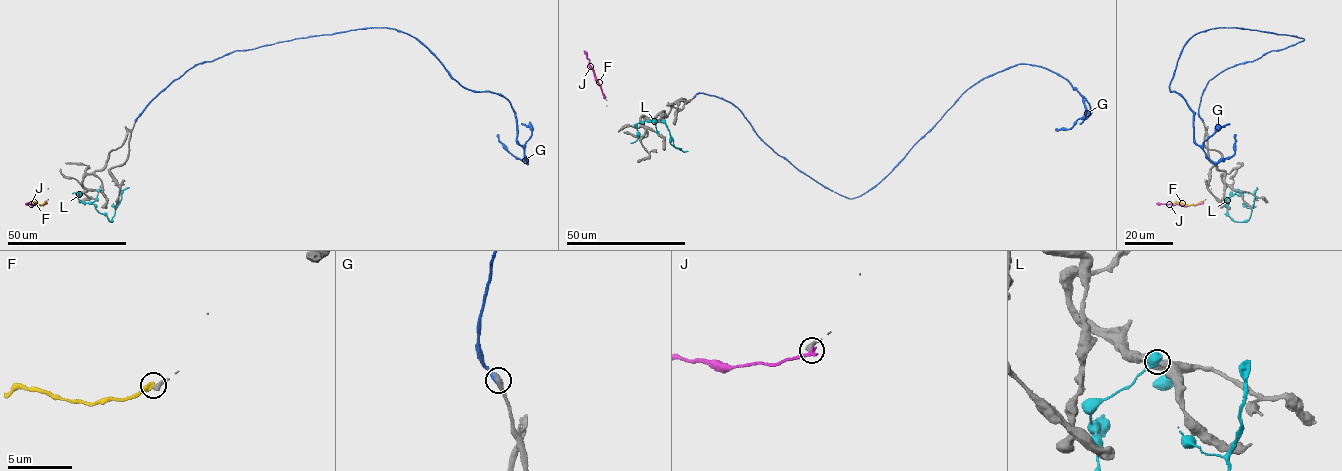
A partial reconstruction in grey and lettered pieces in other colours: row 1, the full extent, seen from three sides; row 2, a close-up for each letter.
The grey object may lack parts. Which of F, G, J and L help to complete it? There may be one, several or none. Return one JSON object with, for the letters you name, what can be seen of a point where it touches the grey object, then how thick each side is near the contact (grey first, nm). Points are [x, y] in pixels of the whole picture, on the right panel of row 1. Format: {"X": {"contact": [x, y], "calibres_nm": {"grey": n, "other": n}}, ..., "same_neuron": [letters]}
{"G": {"contact": [1202, 120], "calibres_nm": {"grey": 440, "other": 480}}, "same_neuron": ["G"]}

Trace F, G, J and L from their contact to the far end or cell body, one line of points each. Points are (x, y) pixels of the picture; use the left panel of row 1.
F: (45, 202), (33, 204)
G: (135, 120), (198, 64), (291, 39), (388, 27), (422, 43), (462, 86), (508, 101), (526, 162), (497, 134)
J: (46, 202), (40, 205), (25, 203)
L: (98, 190), (92, 202), (112, 221), (121, 192), (129, 187)

